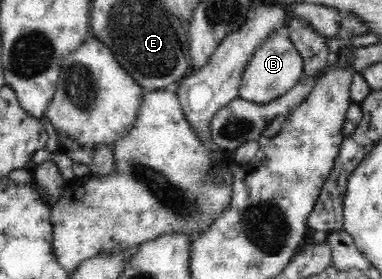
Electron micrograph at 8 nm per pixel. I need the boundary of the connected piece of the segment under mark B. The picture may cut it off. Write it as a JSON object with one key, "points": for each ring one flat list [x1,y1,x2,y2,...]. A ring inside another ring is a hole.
{"points":[[285,31,267,38,245,66,241,78,239,97,247,102,261,105,272,102,290,92,302,80,304,62,292,40]]}

